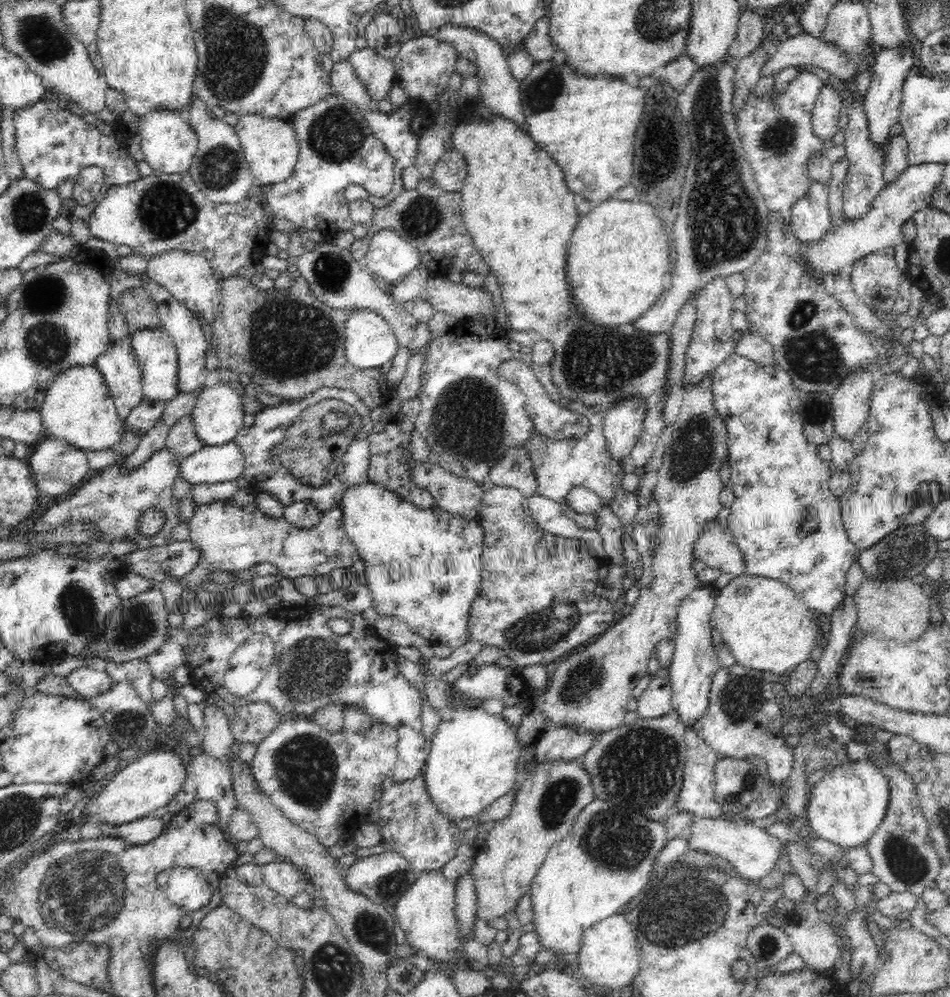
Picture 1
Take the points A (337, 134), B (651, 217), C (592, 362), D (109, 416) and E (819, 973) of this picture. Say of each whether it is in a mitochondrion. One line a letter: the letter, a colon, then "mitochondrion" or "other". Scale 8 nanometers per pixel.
A: mitochondrion
B: other
C: mitochondrion
D: other
E: other

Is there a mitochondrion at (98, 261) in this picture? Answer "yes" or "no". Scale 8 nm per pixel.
no

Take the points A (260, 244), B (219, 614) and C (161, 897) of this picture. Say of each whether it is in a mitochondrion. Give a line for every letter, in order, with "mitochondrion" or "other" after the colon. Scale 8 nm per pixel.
A: other
B: other
C: other

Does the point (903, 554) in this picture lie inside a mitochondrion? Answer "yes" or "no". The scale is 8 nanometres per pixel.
yes

